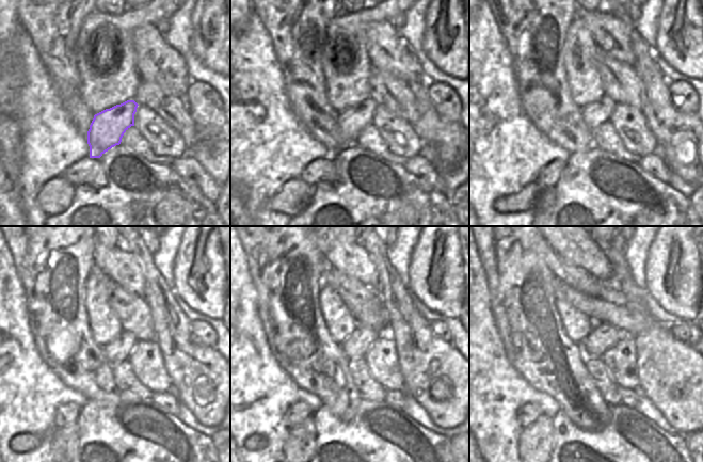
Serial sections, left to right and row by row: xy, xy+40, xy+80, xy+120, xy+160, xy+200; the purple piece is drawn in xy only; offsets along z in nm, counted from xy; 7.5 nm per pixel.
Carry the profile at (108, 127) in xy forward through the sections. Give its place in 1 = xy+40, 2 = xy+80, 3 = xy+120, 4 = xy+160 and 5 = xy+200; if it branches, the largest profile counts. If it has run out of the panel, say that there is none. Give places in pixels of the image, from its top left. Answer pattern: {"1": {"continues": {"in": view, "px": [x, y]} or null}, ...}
{"1": {"continues": {"in": "xy+40", "px": [351, 121]}}, "2": {"continues": {"in": "xy+80", "px": [594, 114]}}, "3": {"continues": {"in": "xy+120", "px": [118, 350]}}, "4": {"continues": {"in": "xy+160", "px": [356, 346]}}, "5": {"continues": {"in": "xy+200", "px": [603, 336]}}}

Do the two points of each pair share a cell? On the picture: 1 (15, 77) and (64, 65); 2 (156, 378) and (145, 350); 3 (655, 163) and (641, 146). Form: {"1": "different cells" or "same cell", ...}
{"1": "different cells", "2": "same cell", "3": "different cells"}

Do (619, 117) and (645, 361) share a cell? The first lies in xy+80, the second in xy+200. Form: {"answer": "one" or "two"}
{"answer": "two"}

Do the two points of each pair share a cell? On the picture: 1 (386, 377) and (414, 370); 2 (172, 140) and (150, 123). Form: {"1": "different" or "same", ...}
{"1": "different", "2": "same"}

